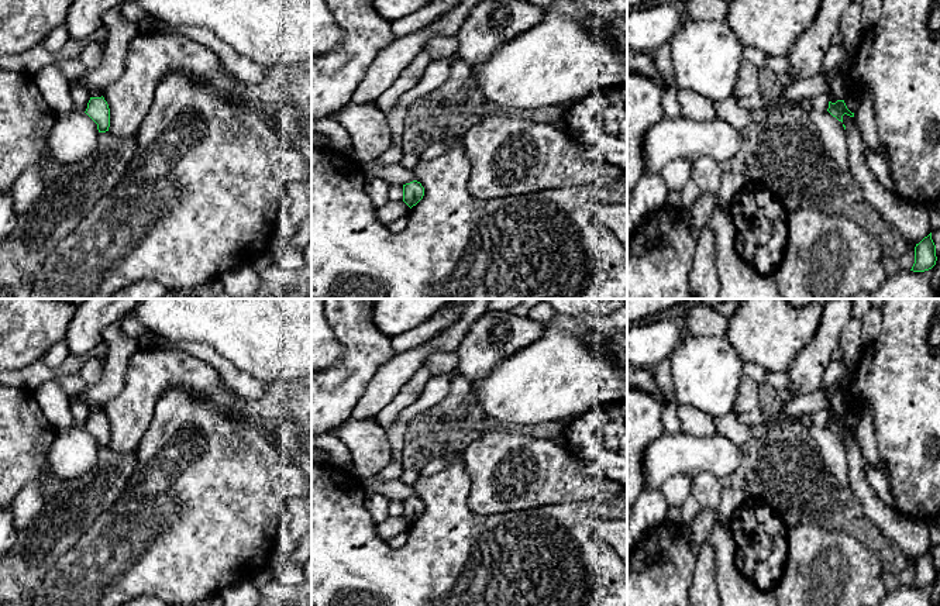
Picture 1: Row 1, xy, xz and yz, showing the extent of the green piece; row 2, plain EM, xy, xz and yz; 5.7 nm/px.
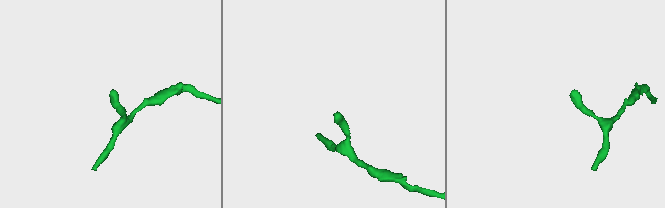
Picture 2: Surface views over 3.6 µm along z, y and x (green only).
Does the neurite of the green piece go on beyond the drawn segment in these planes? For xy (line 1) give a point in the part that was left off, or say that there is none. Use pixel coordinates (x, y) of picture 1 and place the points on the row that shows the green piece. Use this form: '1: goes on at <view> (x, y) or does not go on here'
1: does not go on here

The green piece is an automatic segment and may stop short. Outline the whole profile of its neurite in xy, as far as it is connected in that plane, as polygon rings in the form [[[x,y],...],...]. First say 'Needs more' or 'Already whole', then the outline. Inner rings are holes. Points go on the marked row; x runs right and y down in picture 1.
Already whole. [[[90,97],[85,111],[96,124],[99,132],[109,131],[110,127],[110,109],[104,97]]]

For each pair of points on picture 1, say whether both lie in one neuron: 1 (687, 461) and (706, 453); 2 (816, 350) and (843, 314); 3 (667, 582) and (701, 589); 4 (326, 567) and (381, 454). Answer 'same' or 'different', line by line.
1: same
2: same
3: different
4: different

